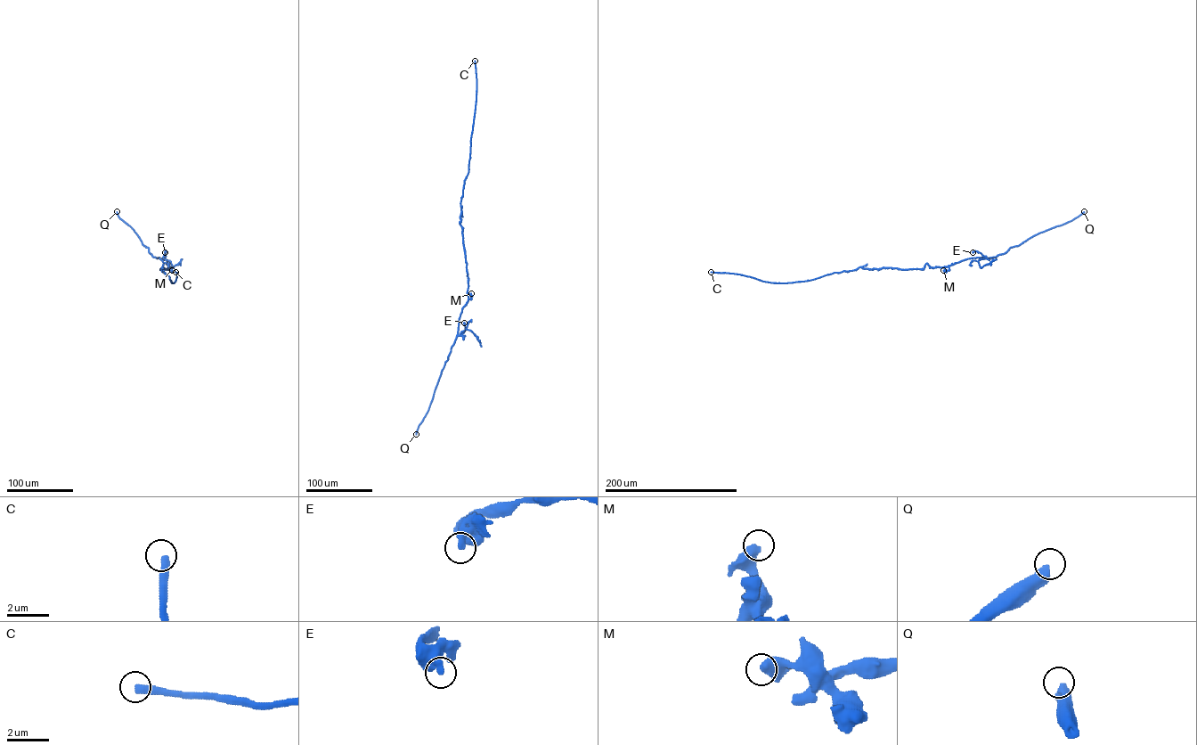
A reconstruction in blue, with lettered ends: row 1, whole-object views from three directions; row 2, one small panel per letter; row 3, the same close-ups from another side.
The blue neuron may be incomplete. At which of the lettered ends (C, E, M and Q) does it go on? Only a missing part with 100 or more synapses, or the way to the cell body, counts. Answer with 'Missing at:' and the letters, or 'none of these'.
Missing at: C

